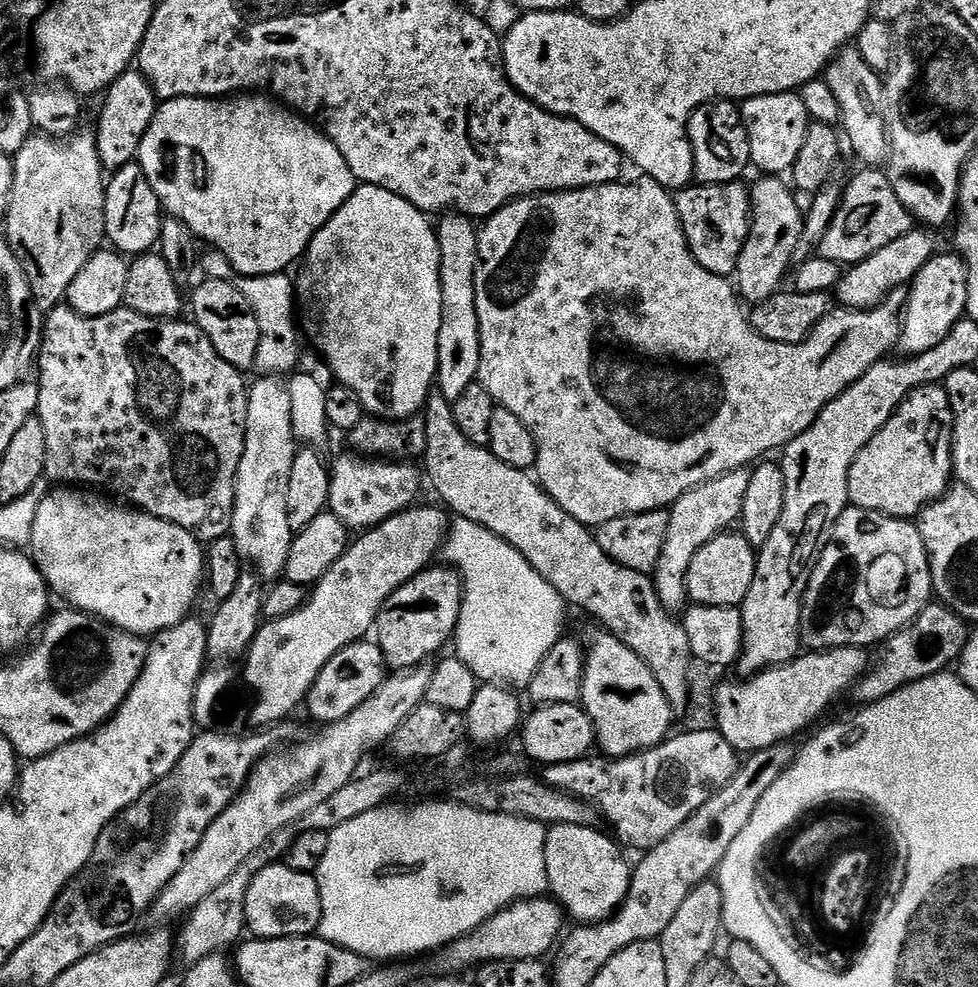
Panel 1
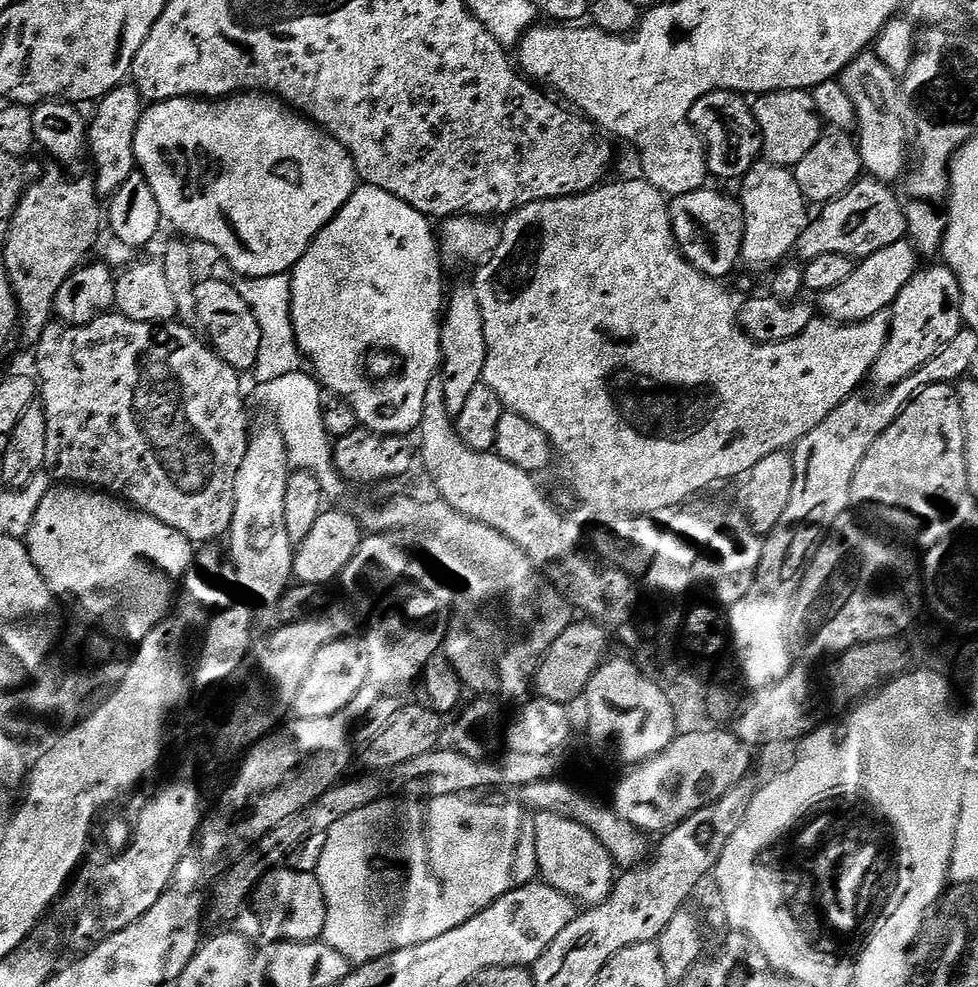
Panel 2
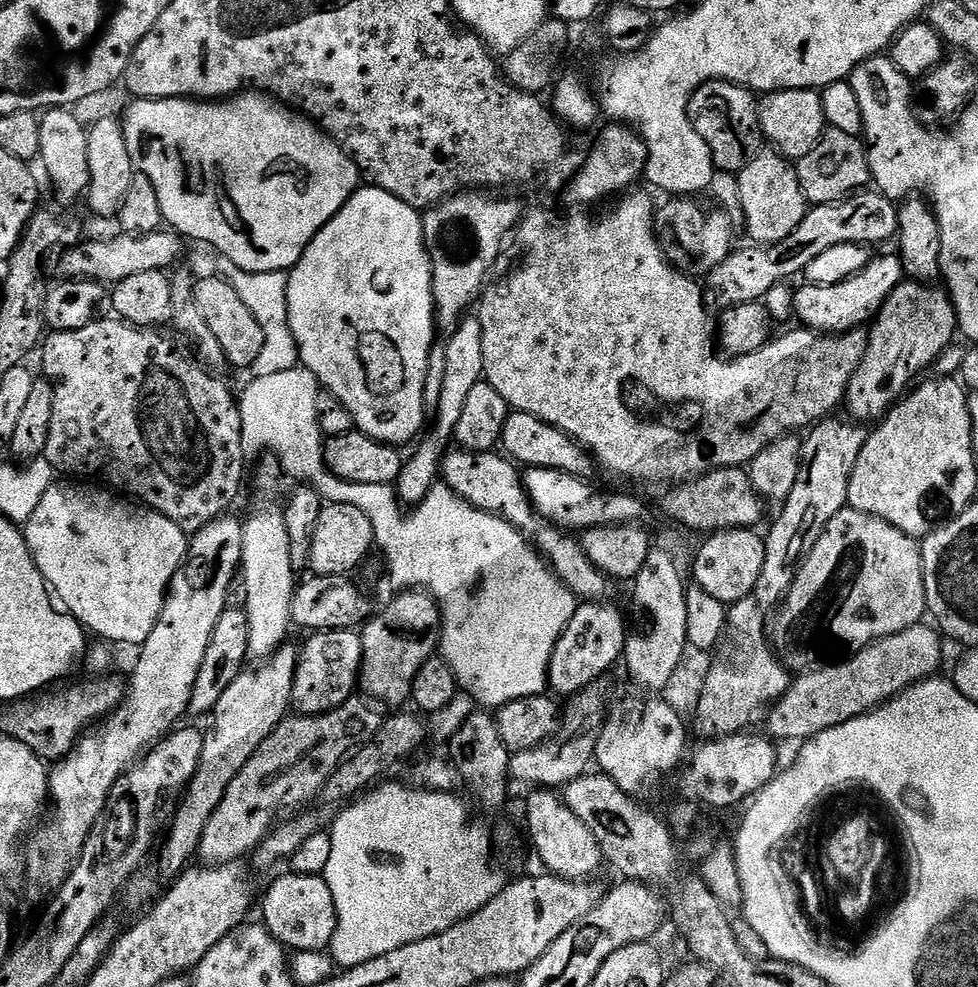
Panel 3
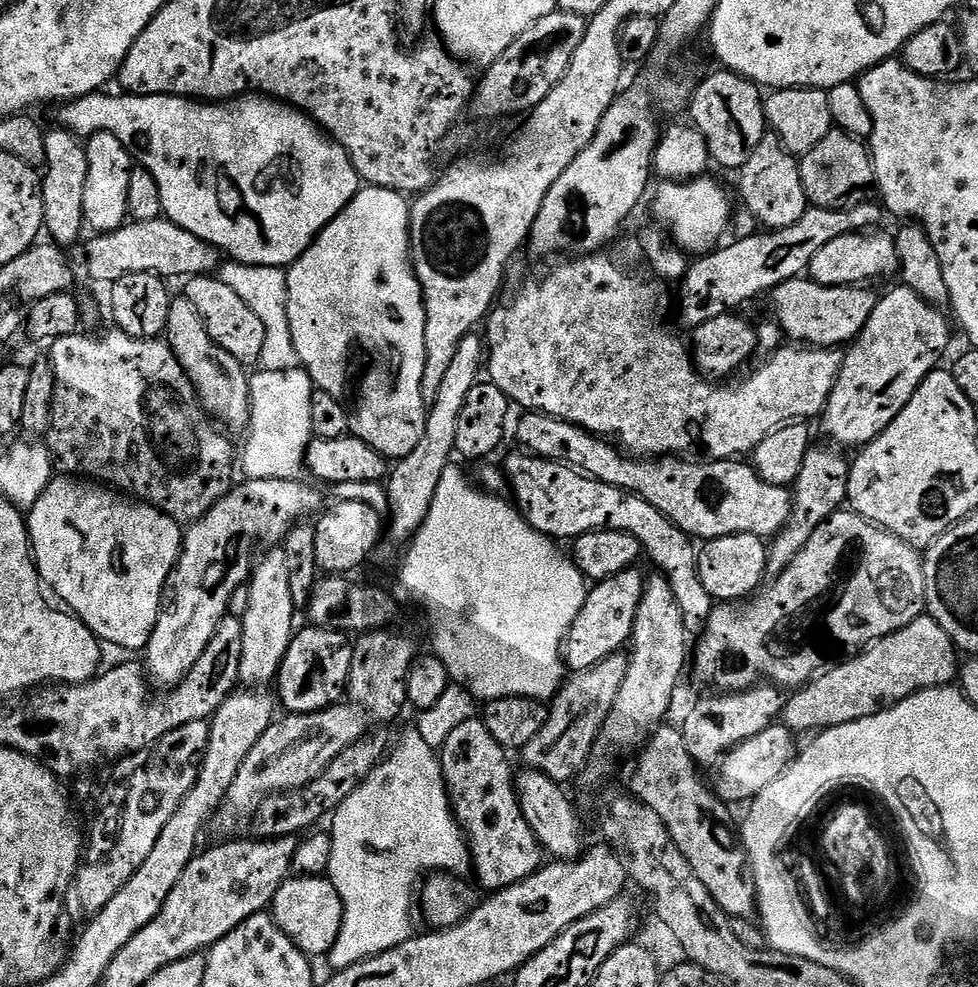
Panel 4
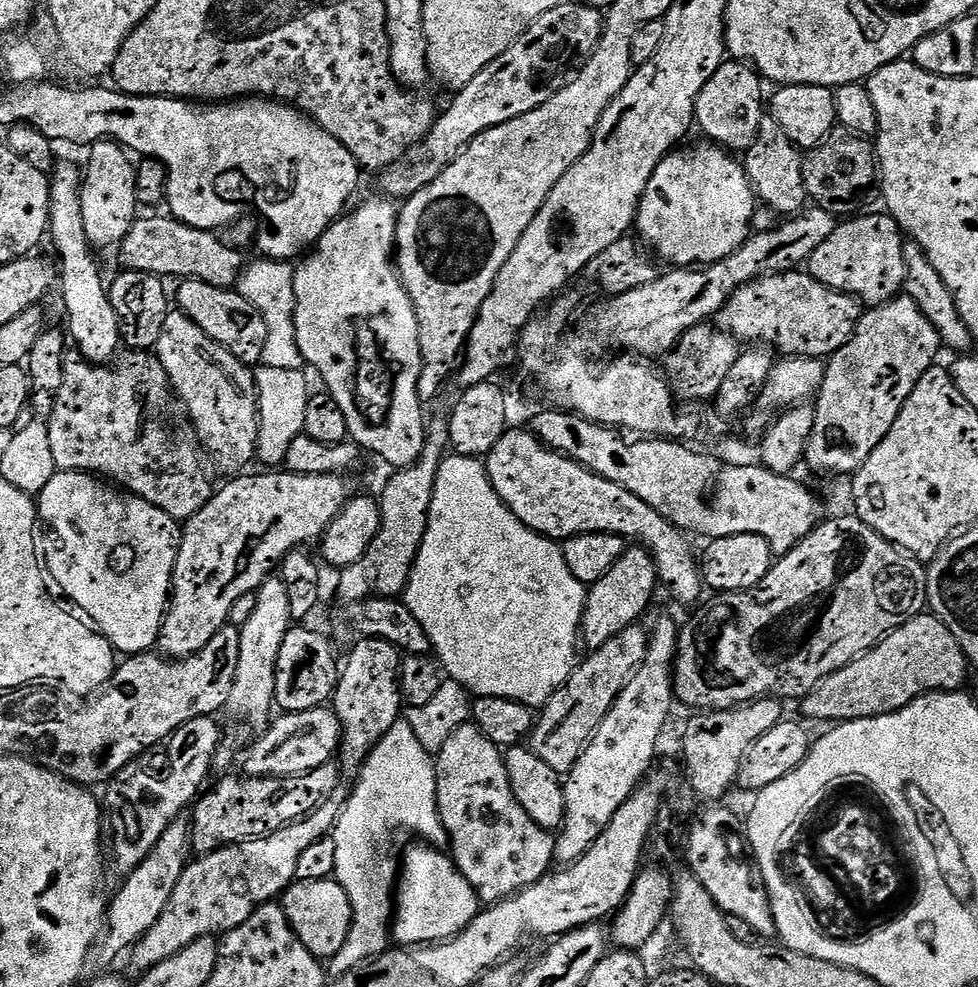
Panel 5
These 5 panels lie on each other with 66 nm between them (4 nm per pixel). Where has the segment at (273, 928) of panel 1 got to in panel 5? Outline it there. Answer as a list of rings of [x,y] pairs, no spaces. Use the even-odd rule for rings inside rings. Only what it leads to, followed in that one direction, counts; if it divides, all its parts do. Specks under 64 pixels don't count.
[[[335,878],[314,882],[296,880],[282,893],[282,903],[294,934],[298,934],[302,946],[306,946],[310,954],[327,962],[334,954],[338,954],[338,950],[342,950],[352,925],[352,903],[350,898],[346,898],[346,890],[342,890]]]

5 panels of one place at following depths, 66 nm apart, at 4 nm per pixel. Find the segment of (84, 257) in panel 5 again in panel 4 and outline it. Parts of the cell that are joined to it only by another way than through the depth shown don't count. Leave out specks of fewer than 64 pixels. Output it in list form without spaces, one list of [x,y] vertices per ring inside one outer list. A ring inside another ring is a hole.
[[[57,127],[56,132],[46,135],[46,167],[42,172],[42,202],[44,203],[44,227],[47,235],[61,246],[75,245],[81,239],[80,231],[85,231],[84,195],[86,191],[86,170],[88,150],[81,137],[68,129]]]

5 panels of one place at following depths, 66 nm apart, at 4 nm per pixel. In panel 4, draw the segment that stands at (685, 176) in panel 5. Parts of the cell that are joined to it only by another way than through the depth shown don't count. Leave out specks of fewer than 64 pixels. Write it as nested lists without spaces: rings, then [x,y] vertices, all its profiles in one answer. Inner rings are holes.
[[[705,174],[691,182],[664,182],[656,192],[655,219],[671,233],[676,247],[684,252],[707,254],[713,251],[725,239],[724,231],[732,220],[732,200],[727,190],[710,177]]]

